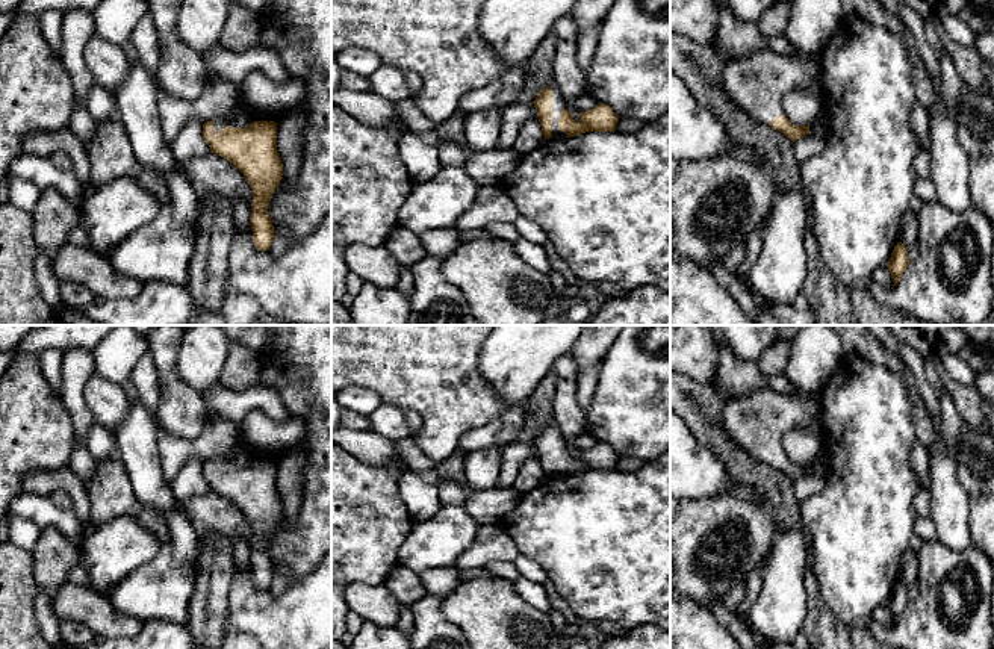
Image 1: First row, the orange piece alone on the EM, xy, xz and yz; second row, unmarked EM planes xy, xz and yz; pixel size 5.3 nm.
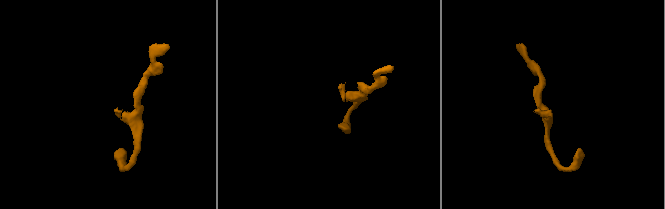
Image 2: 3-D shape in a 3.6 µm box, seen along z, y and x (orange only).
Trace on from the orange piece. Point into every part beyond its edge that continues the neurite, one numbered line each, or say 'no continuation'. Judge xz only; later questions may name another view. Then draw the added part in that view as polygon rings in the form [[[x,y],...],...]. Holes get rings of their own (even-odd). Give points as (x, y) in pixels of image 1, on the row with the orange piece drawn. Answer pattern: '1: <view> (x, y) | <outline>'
1: xz (559, 105) | [[[552,86],[552,138],[554,139],[563,139],[566,138],[566,133],[558,129],[558,113],[566,109],[566,104],[560,95],[560,91],[557,86]]]

